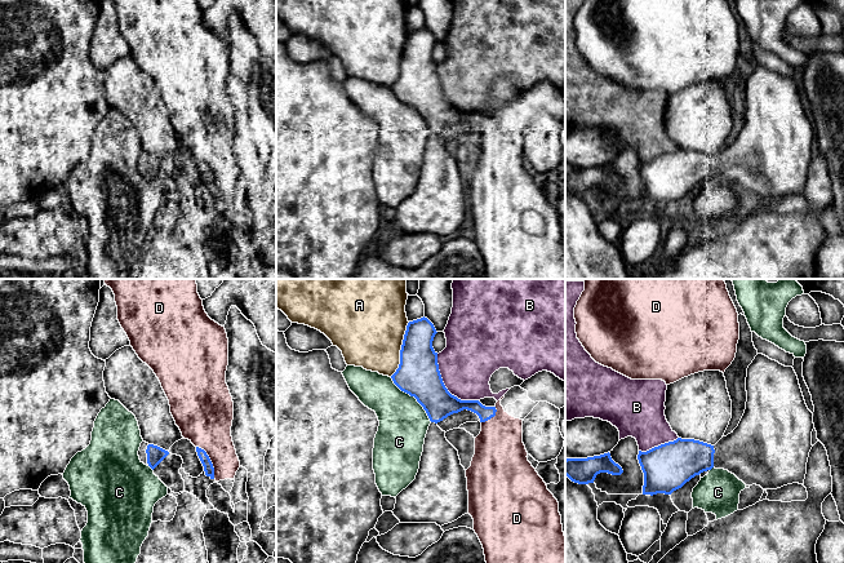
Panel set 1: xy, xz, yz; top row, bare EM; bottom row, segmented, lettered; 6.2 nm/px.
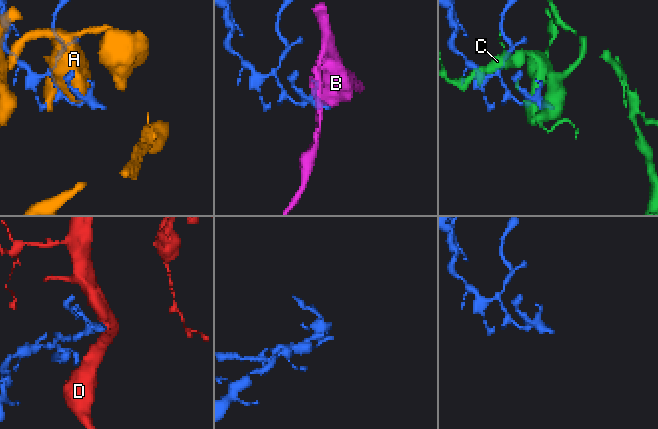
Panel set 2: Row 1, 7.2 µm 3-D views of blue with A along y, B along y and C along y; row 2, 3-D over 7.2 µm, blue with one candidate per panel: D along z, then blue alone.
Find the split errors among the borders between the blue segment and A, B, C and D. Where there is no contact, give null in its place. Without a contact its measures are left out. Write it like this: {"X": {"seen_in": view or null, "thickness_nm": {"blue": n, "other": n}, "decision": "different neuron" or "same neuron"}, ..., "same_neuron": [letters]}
{"A": {"seen_in": "xz", "thickness_nm": {"blue": 260, "other": 460}, "decision": "different neuron"}, "B": {"seen_in": "xz", "thickness_nm": {"blue": 260, "other": 340}, "decision": "different neuron"}, "C": {"seen_in": "xz", "thickness_nm": {"blue": 260, "other": 300}, "decision": "different neuron"}, "D": {"seen_in": "xy", "thickness_nm": {"blue": 60, "other": 320}, "decision": "different neuron"}, "same_neuron": []}

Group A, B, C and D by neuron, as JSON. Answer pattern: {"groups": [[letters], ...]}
{"groups": [["A"], ["B"], ["C"], ["D"]]}

